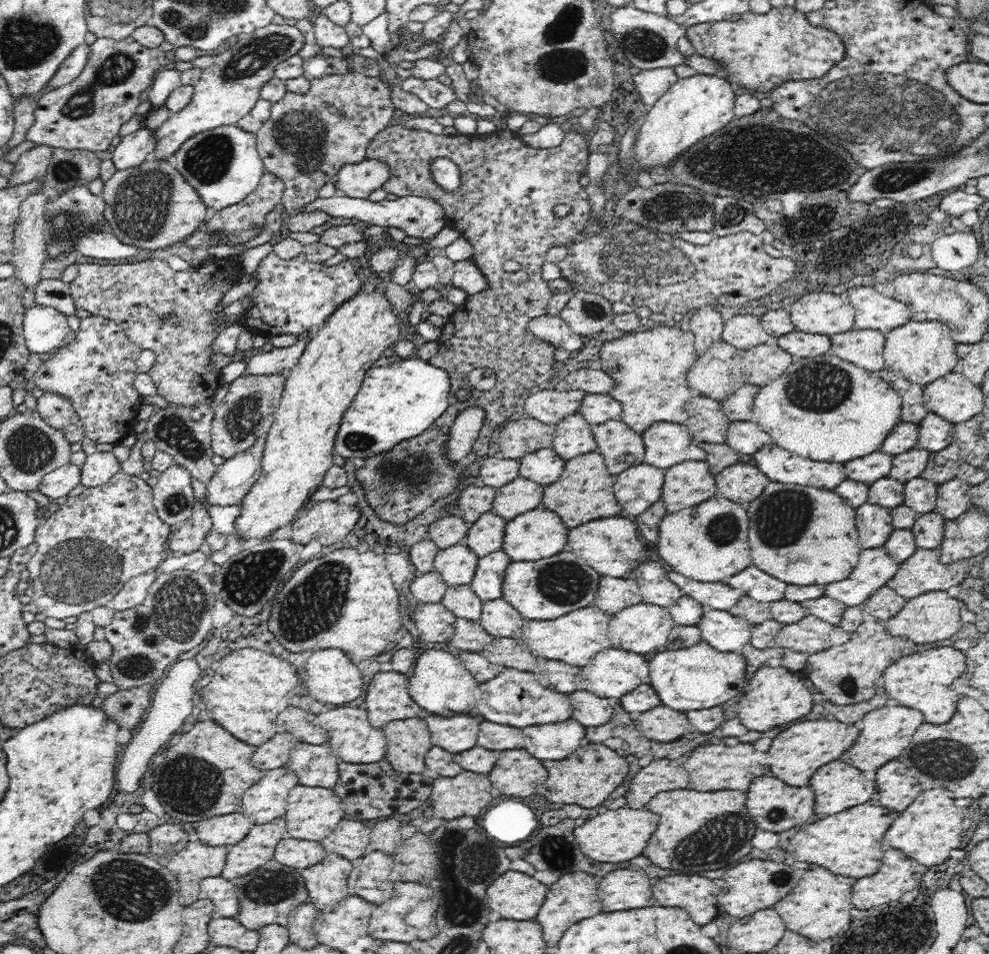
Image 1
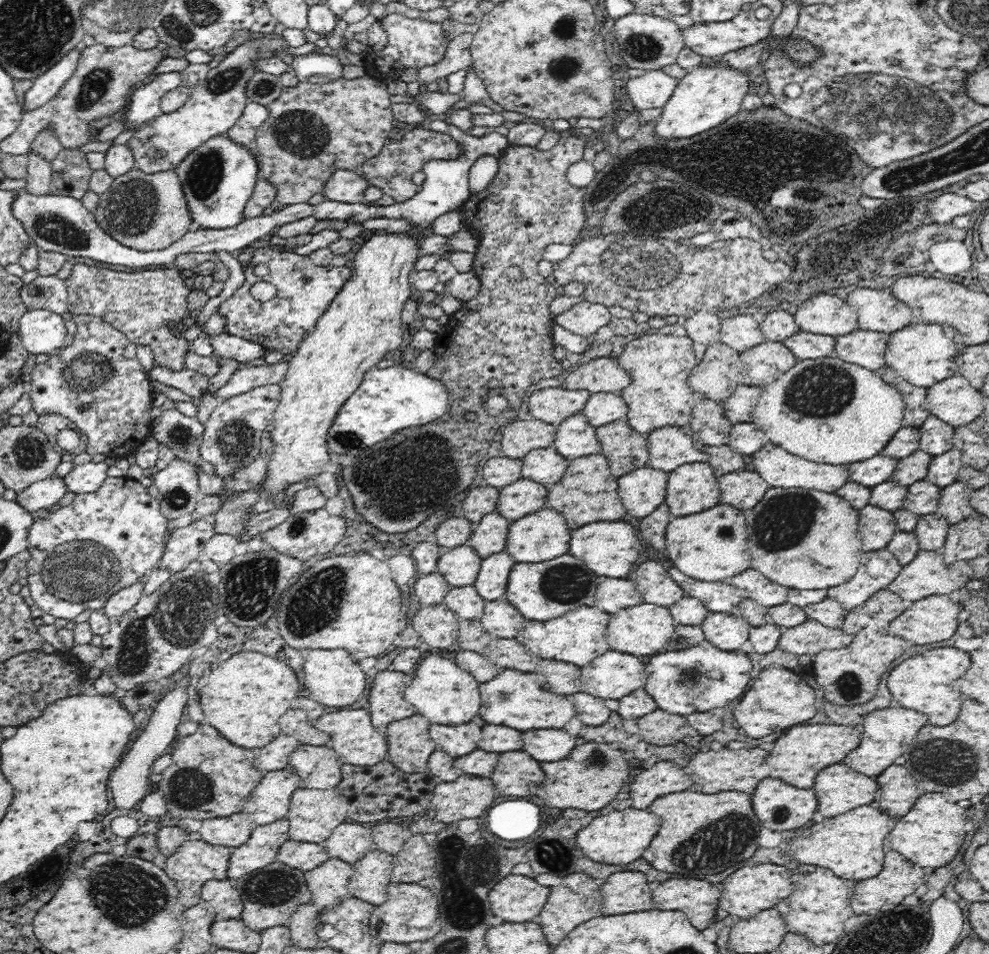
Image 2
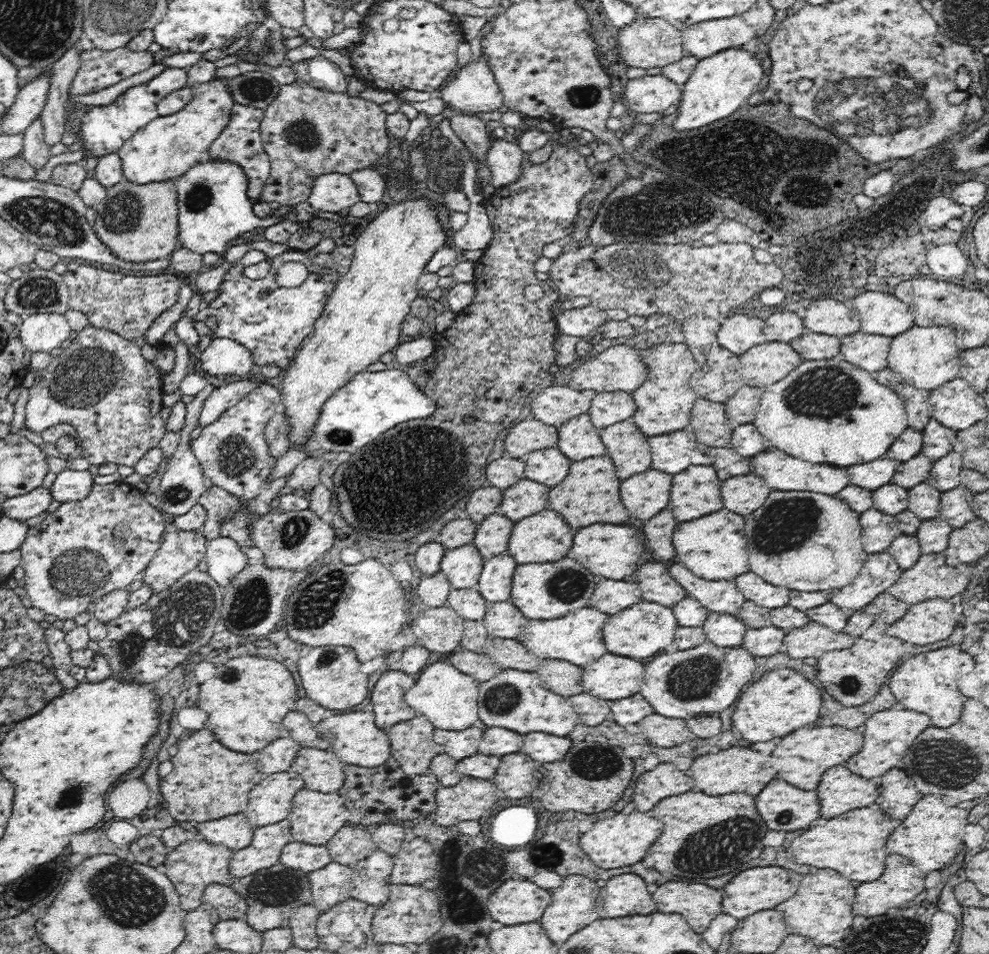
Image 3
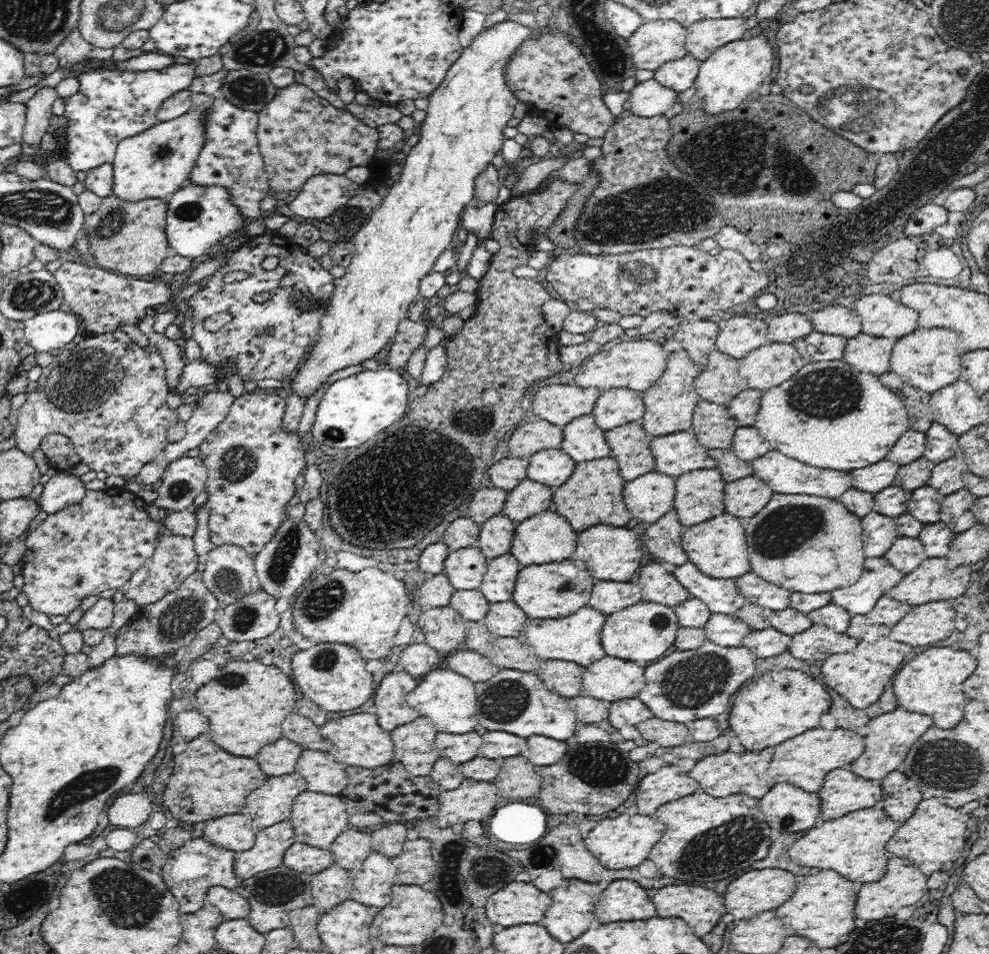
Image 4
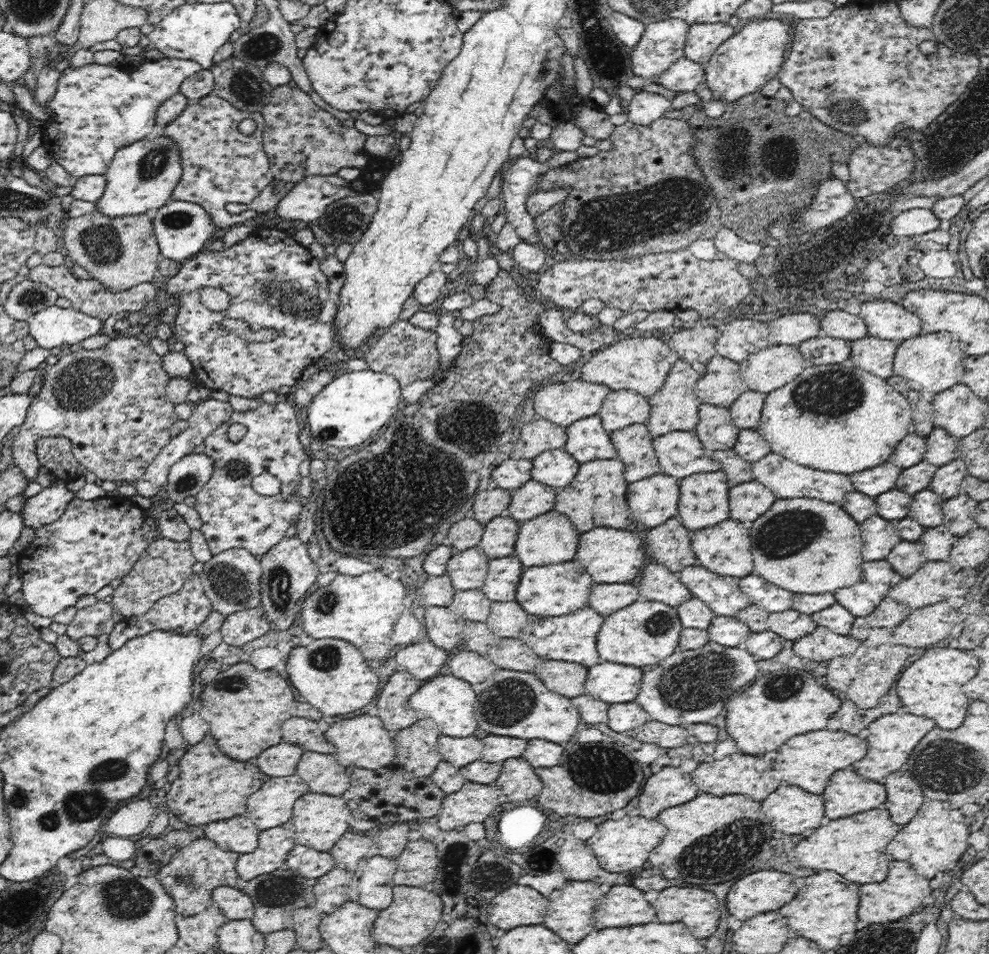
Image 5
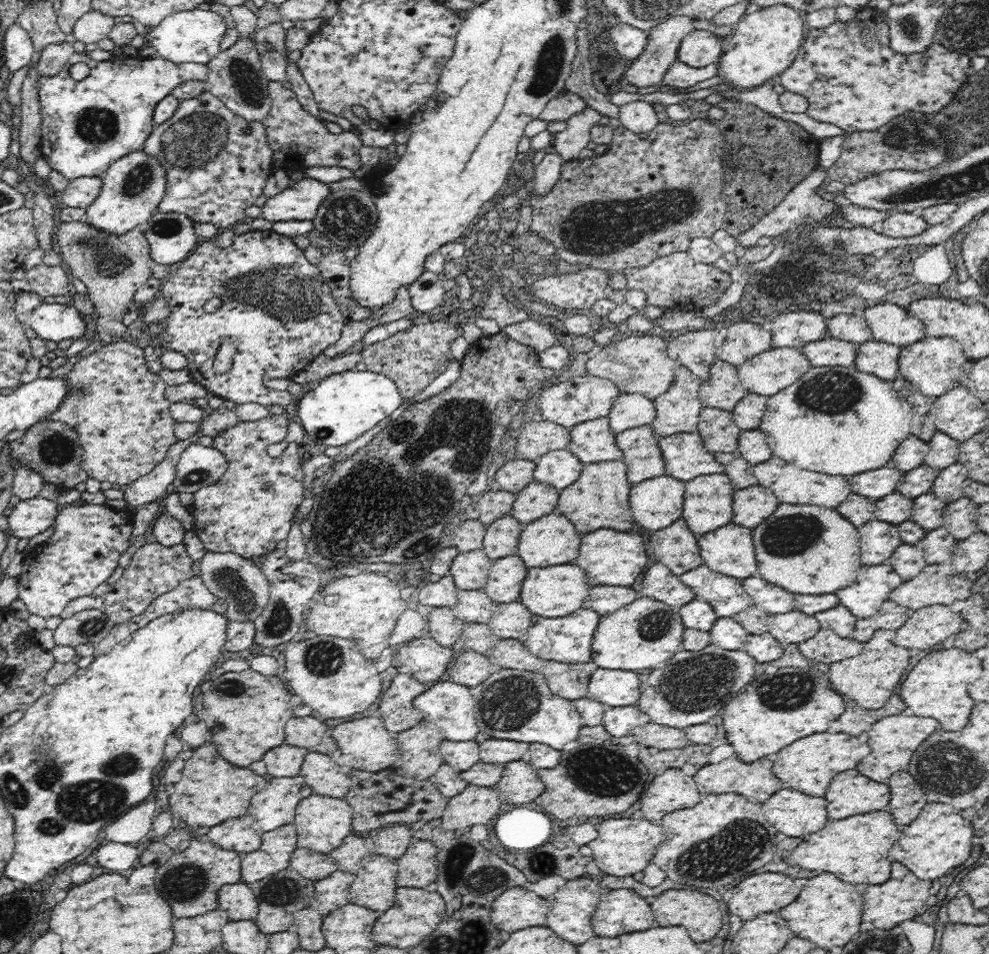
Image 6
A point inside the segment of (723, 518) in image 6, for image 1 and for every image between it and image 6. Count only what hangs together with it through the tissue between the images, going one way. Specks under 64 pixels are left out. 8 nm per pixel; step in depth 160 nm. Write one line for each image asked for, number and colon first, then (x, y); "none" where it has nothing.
1: (689, 483)
2: (692, 488)
3: (696, 491)
4: (700, 496)
5: (703, 502)

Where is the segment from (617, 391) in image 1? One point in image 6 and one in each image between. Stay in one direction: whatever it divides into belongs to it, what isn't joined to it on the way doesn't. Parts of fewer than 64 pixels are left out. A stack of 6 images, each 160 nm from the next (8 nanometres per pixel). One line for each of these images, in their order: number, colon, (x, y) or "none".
2: (658, 396)
3: (664, 402)
4: (670, 402)
5: (675, 407)
6: (678, 410)

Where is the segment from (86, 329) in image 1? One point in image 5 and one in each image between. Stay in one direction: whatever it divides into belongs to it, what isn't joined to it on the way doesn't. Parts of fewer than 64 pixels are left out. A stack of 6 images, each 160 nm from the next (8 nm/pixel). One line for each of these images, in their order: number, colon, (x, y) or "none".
2: (97, 382)
3: (101, 385)
4: (108, 394)
5: (111, 403)

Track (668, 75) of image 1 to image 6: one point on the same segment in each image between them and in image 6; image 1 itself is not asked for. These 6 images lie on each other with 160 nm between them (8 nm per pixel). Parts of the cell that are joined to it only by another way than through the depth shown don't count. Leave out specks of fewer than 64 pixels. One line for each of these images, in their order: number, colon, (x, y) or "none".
2: (652, 90)
3: (647, 94)
4: (647, 99)
5: (645, 107)
6: (638, 116)

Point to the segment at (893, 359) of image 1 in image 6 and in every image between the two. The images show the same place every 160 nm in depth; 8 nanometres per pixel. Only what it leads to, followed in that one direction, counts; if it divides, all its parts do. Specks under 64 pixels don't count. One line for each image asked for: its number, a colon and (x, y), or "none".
2: (923, 354)
3: (925, 357)
4: (928, 359)
5: (934, 362)
6: (934, 366)

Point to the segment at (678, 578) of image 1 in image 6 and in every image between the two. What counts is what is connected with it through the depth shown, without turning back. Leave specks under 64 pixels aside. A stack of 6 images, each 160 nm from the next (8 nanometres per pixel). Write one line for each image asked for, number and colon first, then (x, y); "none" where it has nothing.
2: (720, 596)
3: (722, 596)
4: (721, 596)
5: (722, 594)
6: (726, 594)

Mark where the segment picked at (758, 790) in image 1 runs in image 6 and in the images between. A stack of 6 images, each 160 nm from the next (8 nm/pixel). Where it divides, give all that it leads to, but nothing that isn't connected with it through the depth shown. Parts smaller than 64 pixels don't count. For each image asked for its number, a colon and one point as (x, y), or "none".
2: (779, 806)
3: (784, 807)
4: (787, 808)
5: (791, 810)
6: (794, 814)

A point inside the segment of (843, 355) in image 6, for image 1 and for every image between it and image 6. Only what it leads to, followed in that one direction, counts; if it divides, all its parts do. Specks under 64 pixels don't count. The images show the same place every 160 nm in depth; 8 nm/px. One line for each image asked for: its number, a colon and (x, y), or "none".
1: (799, 344)
2: (805, 345)
3: (810, 346)
4: (816, 347)
5: (822, 350)

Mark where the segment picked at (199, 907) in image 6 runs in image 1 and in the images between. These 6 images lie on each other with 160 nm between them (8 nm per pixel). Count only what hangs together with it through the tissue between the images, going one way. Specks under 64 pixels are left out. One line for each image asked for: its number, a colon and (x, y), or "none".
1: (196, 861)
2: (194, 862)
3: (193, 865)
4: (190, 870)
5: (193, 872)

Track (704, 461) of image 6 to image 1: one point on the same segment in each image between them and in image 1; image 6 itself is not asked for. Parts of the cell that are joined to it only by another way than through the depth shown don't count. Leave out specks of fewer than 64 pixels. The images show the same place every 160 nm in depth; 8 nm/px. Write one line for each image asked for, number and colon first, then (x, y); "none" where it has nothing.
1: (666, 443)
2: (670, 447)
3: (672, 453)
4: (675, 454)
5: (681, 454)

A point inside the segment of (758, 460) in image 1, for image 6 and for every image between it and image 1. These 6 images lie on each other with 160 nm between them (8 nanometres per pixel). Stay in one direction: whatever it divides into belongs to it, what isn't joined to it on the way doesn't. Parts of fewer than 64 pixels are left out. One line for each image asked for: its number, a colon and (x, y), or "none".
2: (779, 469)
3: (781, 471)
4: (783, 475)
5: (786, 479)
6: (792, 485)

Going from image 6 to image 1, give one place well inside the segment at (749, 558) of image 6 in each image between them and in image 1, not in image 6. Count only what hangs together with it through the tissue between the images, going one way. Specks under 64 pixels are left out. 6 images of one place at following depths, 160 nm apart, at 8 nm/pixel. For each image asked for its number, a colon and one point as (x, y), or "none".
1: (709, 542)
2: (712, 546)
3: (714, 548)
4: (717, 547)
5: (724, 549)

